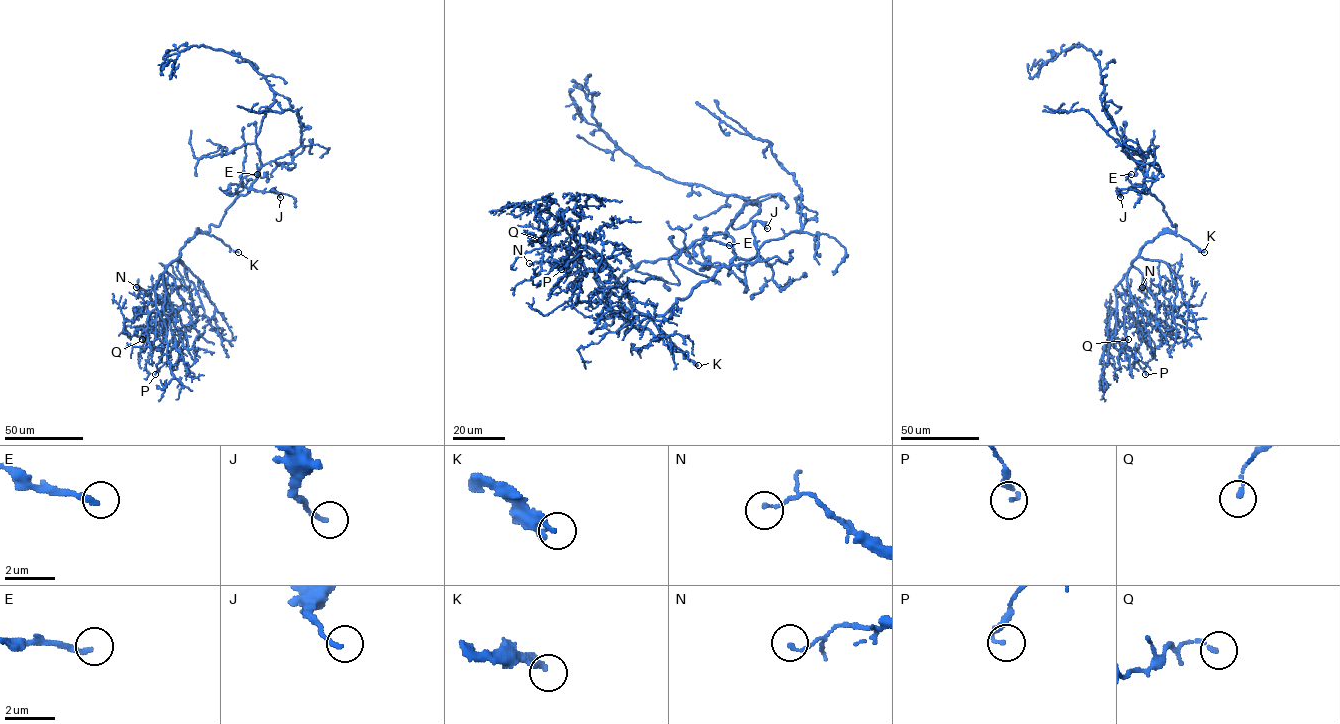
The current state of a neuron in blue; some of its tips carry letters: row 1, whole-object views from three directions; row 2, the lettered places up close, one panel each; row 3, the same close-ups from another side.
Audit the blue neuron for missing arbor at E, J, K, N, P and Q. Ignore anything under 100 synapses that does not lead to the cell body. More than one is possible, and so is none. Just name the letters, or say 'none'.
K

